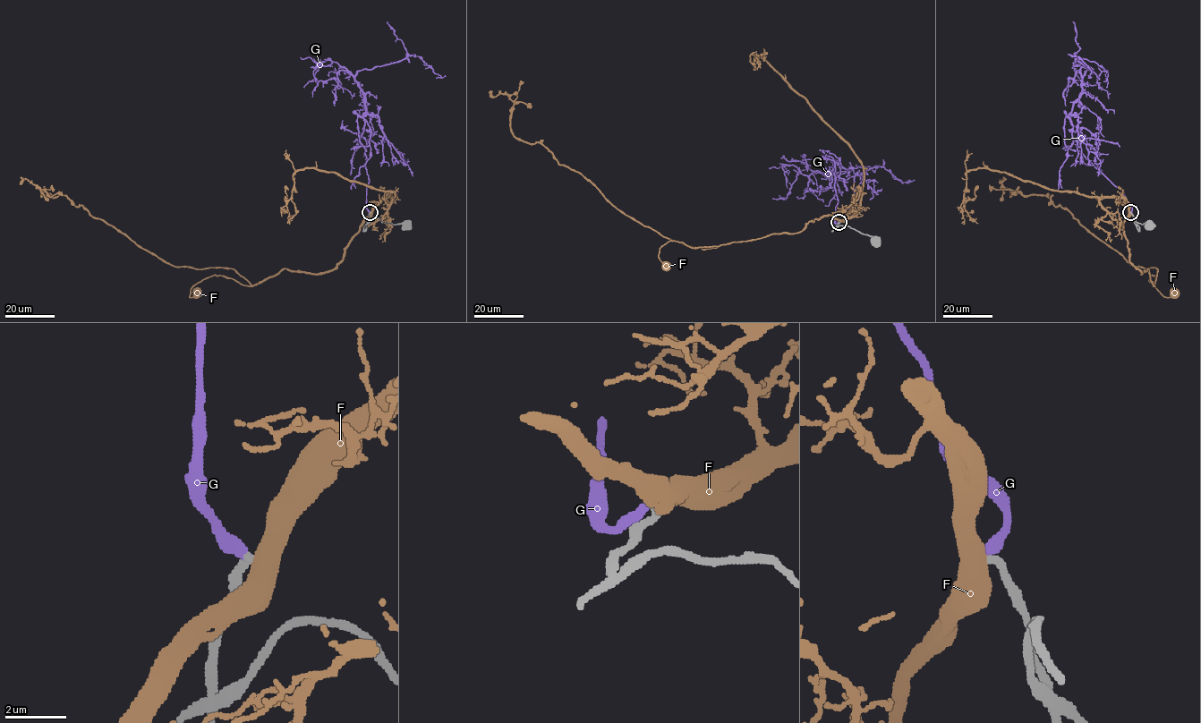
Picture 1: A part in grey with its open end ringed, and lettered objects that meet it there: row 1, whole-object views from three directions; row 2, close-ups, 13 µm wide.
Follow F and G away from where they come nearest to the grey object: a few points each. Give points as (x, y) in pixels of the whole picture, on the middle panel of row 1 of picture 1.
F: (839, 222), (825, 215), (799, 232), (717, 246), (694, 248), (669, 241), (658, 256), (666, 265)
G: (838, 222), (834, 161), (826, 156), (834, 169), (823, 174), (832, 179), (877, 166), (903, 182), (914, 179)

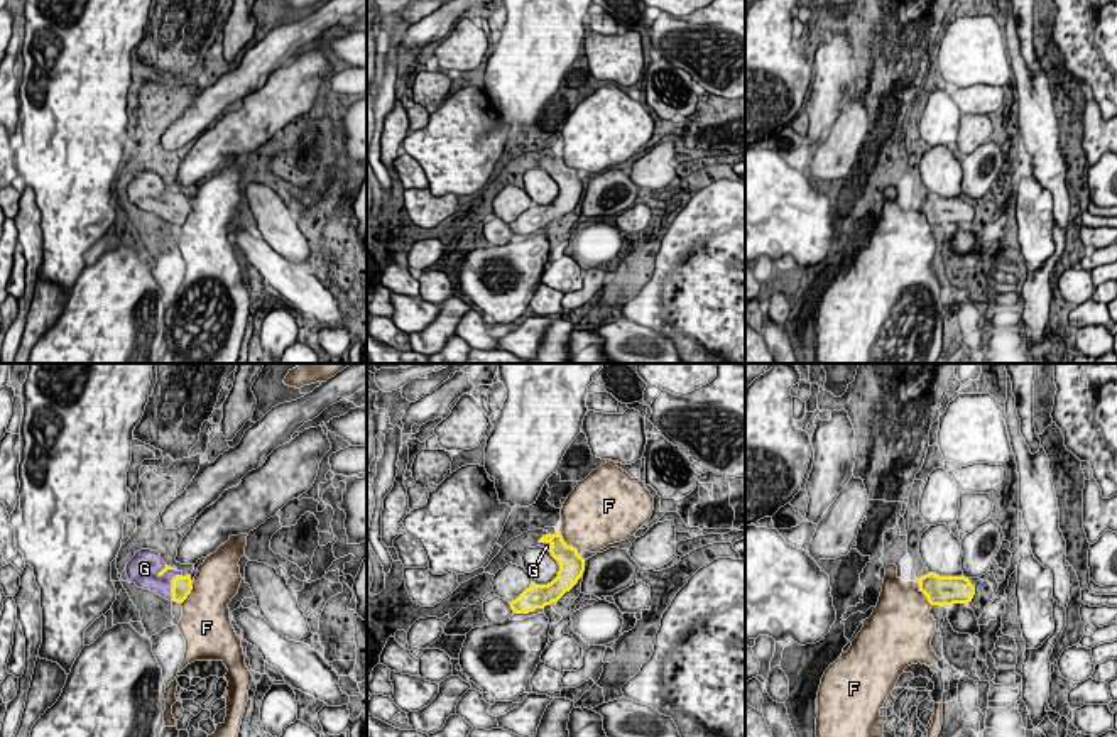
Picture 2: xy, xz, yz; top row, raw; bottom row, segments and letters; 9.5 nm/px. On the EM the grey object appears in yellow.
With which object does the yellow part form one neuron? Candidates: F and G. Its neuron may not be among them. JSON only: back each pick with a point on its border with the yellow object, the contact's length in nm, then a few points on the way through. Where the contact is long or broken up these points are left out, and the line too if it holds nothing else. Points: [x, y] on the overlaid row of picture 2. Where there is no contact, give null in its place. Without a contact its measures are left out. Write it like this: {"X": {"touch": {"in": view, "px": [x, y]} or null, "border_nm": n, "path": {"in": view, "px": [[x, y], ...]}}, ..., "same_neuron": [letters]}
{"G": {"touch": {"in": "xy", "px": [173, 584]}, "border_nm": 300}, "same_neuron": ["G"]}

